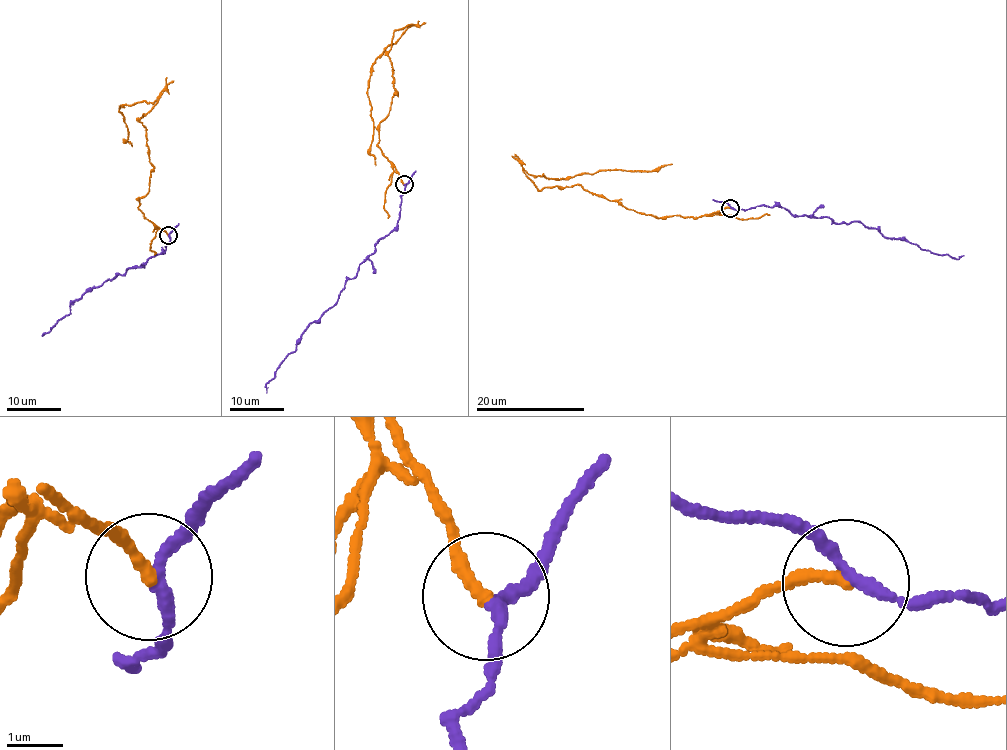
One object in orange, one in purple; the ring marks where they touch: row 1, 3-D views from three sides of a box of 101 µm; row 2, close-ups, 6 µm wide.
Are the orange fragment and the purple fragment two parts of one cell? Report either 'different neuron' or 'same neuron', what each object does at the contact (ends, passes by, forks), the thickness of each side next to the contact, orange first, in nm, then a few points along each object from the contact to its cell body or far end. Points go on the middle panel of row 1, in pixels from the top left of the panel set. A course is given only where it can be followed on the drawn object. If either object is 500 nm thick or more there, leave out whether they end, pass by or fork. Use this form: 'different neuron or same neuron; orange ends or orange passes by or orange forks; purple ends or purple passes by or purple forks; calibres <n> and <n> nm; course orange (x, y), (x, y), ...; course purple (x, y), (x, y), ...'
different neuron; orange ends; purple passes by; calibres 190 and 200 nm; course orange (403, 183), (378, 145), (396, 91), (388, 51), (393, 33), (409, 25), (372, 67), (375, 166); course purple (403, 183), (398, 223), (346, 282), (336, 301), (309, 324), (296, 343), (295, 351), (265, 385), (266, 393)

